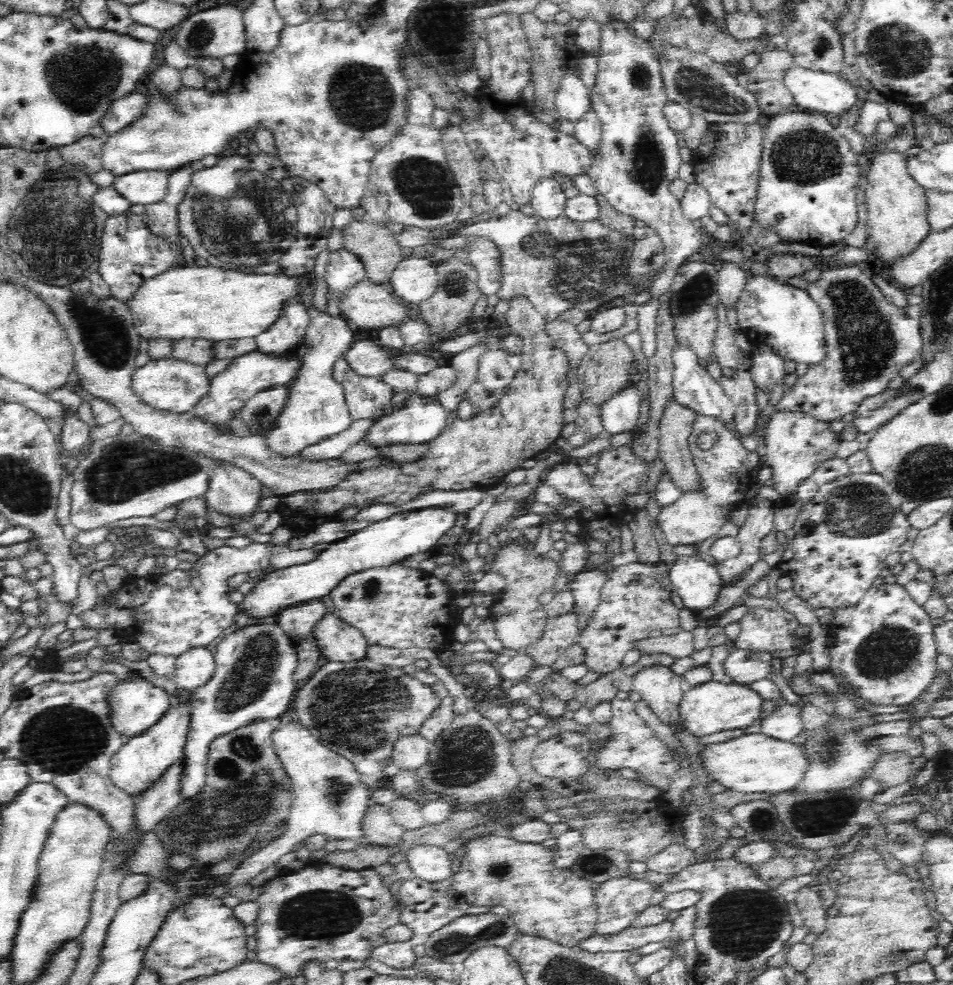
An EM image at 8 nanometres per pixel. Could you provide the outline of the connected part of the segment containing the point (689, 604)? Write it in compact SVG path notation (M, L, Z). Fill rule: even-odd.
M691 551L677 555L665 574L673 584L686 608L696 613L712 605L721 590L721 573L704 559L692 557Z

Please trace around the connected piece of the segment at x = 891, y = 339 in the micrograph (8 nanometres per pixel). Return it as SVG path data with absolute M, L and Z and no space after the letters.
M850 264L828 269L820 274L816 282L809 283L805 292L822 311L828 356L824 364L818 364L818 368L811 367L805 375L799 377L797 384L789 393L784 393L778 405L801 409L821 420L832 420L854 413L864 398L881 393L890 380L896 378L903 368L909 367L916 356L922 355L924 340L921 335L921 305L910 305L905 309L895 307L882 293L866 267Z

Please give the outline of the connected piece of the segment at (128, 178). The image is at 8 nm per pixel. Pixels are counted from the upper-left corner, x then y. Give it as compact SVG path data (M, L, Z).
M138 171L115 177L113 187L132 204L152 205L164 200L171 171Z

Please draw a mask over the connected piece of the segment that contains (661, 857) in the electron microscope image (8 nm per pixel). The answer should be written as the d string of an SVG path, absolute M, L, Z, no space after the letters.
M672 844L666 850L650 856L646 860L647 870L665 875L673 875L694 863L694 853L686 846Z

